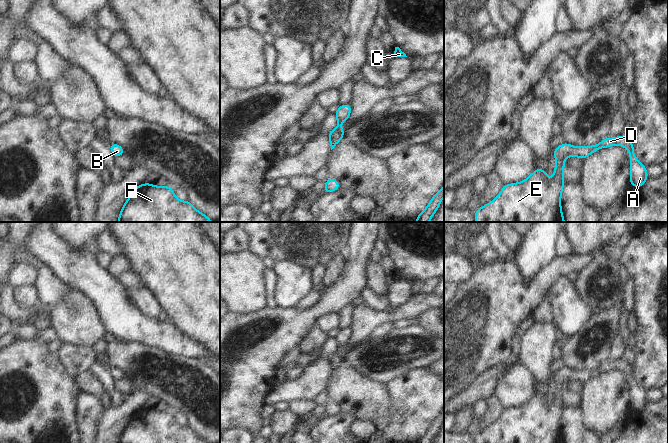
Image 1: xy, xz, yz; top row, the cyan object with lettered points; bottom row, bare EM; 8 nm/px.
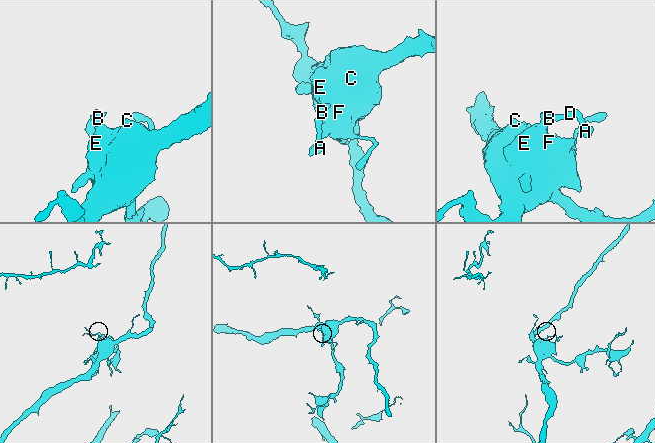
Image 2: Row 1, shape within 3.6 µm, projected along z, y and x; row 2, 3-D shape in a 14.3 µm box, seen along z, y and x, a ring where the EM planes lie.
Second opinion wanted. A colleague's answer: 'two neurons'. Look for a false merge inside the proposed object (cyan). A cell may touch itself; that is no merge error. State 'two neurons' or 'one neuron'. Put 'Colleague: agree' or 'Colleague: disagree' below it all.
one neuron
Colleague: disagree

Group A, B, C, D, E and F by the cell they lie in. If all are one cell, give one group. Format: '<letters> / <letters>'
A B C D E F

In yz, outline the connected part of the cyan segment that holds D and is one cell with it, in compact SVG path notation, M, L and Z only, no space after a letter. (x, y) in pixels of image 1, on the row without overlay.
M623 358L616 362L605 362L594 370L575 371L564 367L554 373L556 391L552 404L547 403L546 394L538 392L526 404L506 408L495 424L475 435L475 443L564 443L560 428L564 384L568 380L584 384L589 378L615 368L628 373L630 409L641 411L649 401L646 391L636 383L633 366Z

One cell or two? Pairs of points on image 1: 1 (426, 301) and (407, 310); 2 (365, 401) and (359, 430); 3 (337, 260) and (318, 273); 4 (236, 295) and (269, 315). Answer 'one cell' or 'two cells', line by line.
1: one cell
2: two cells
3: two cells
4: two cells

